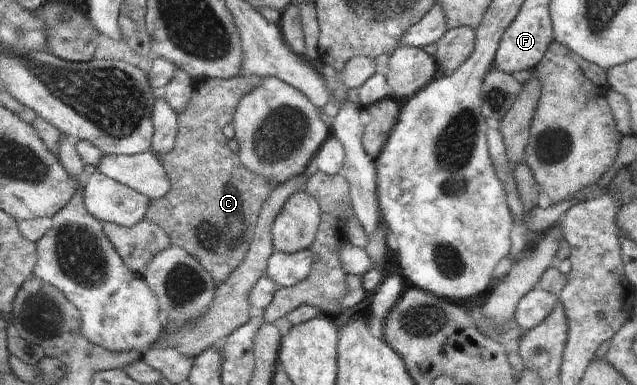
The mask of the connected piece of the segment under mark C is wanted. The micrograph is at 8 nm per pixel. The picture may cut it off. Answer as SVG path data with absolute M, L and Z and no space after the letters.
M237 76L228 80L197 79L193 84L194 91L188 109L177 115L178 130L174 149L166 155L156 156L172 183L172 189L162 199L150 201L145 220L158 225L168 235L172 246L184 249L190 257L196 259L215 284L224 283L245 259L252 244L259 213L271 192L269 181L240 165L237 154L229 149L223 133L223 128L232 122L240 99L252 89L256 89L262 79L256 76Z

